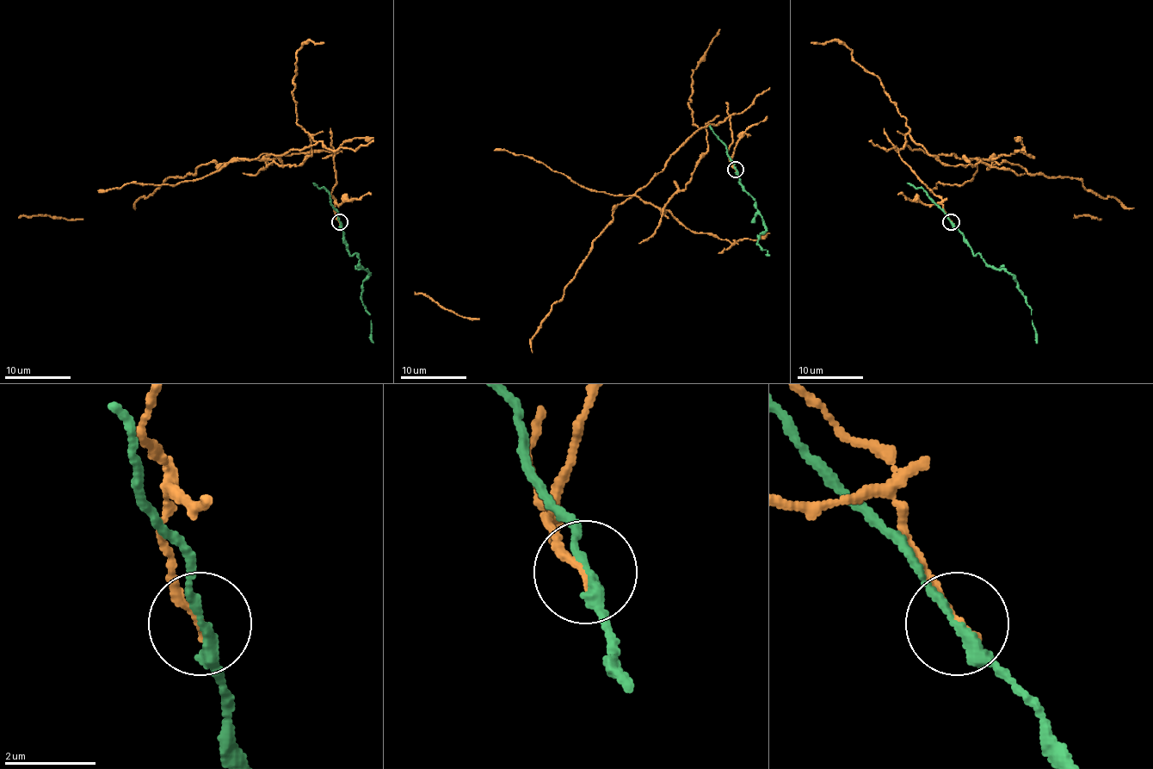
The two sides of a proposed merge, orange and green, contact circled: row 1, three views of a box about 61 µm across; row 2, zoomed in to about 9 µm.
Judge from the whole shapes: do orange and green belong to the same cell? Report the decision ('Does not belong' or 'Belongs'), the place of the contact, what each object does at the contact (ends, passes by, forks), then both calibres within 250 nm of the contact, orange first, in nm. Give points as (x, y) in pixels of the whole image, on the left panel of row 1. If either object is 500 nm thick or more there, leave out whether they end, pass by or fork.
Does not belong. Place: (339, 222). At the ring orange ends. At the ring green passes by. Thickness 200 nm (orange) against 220 nm

